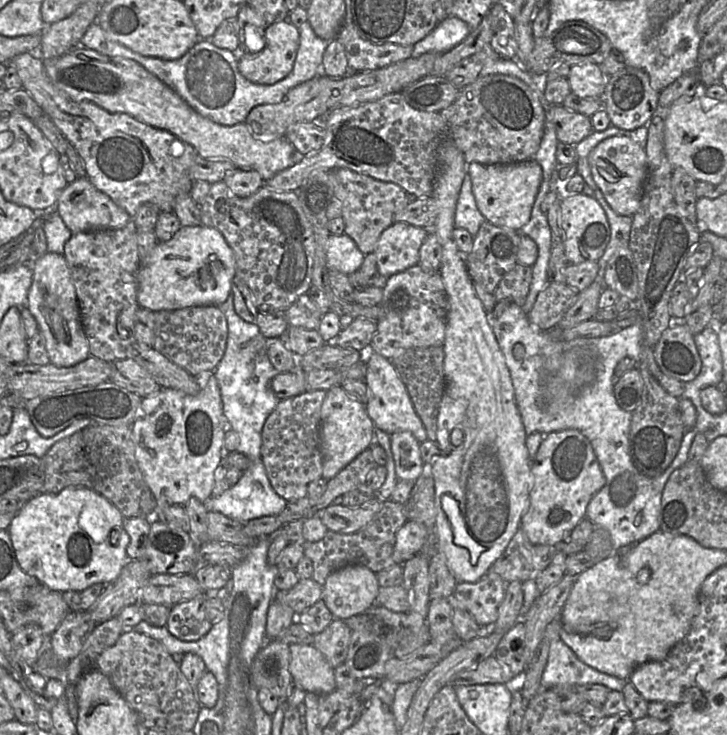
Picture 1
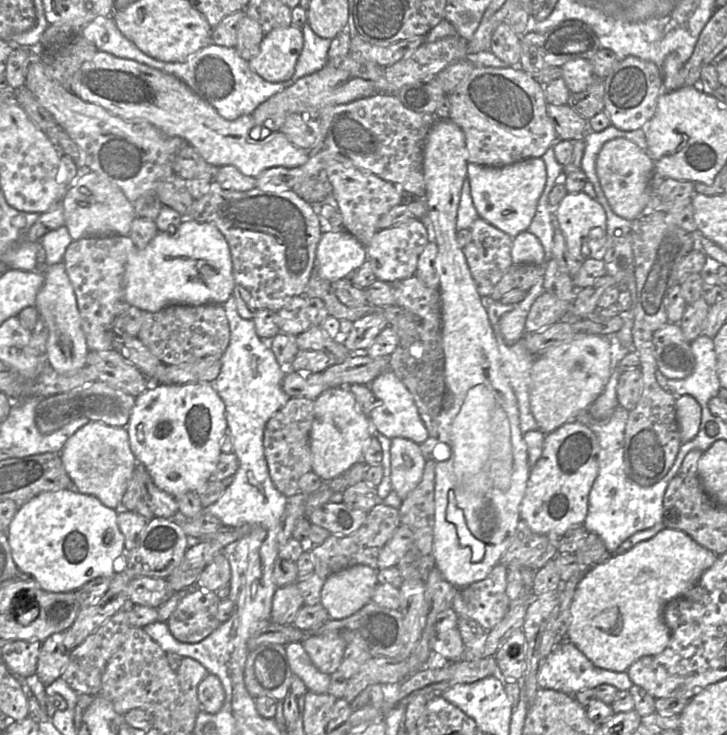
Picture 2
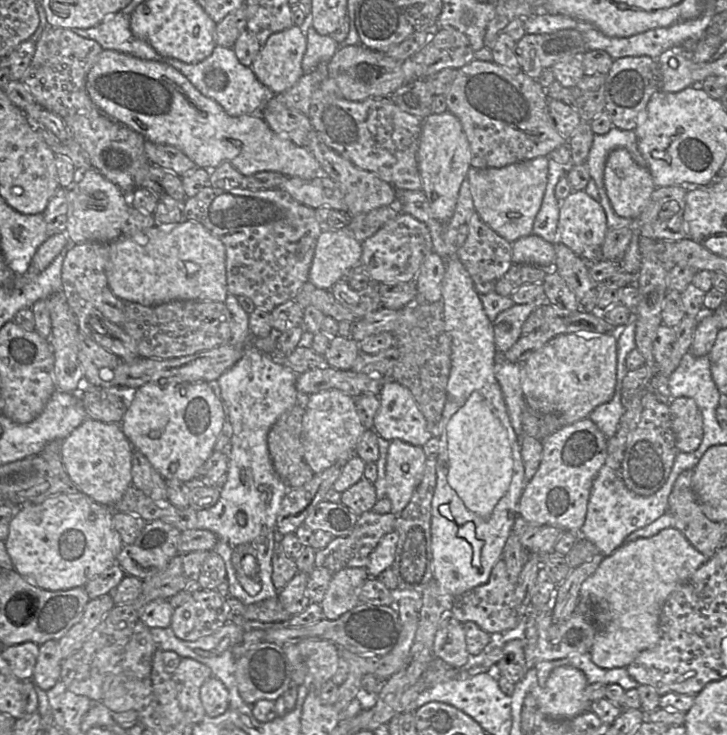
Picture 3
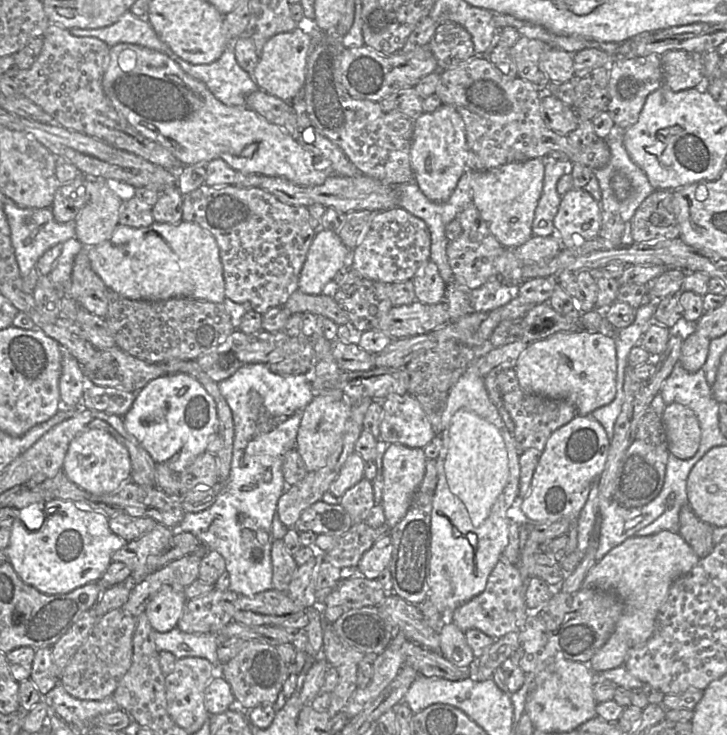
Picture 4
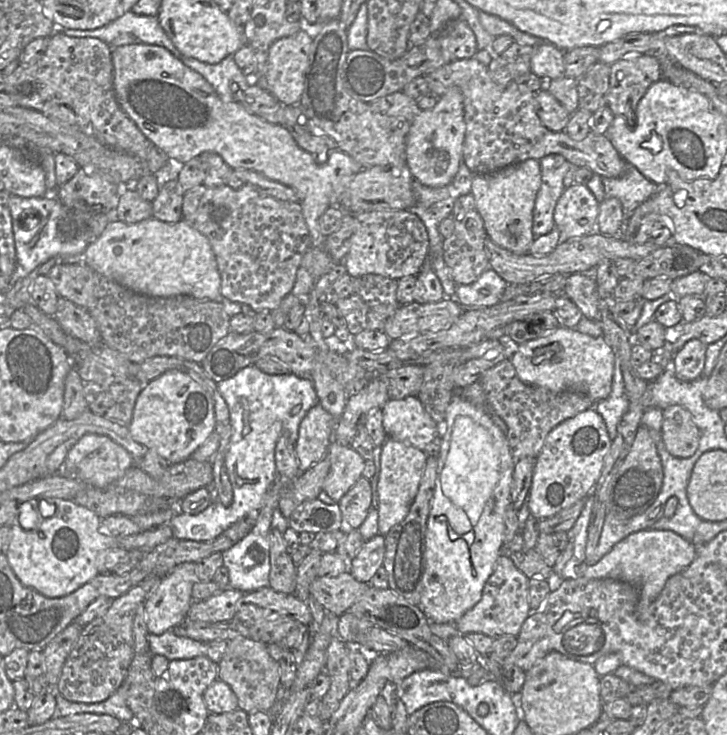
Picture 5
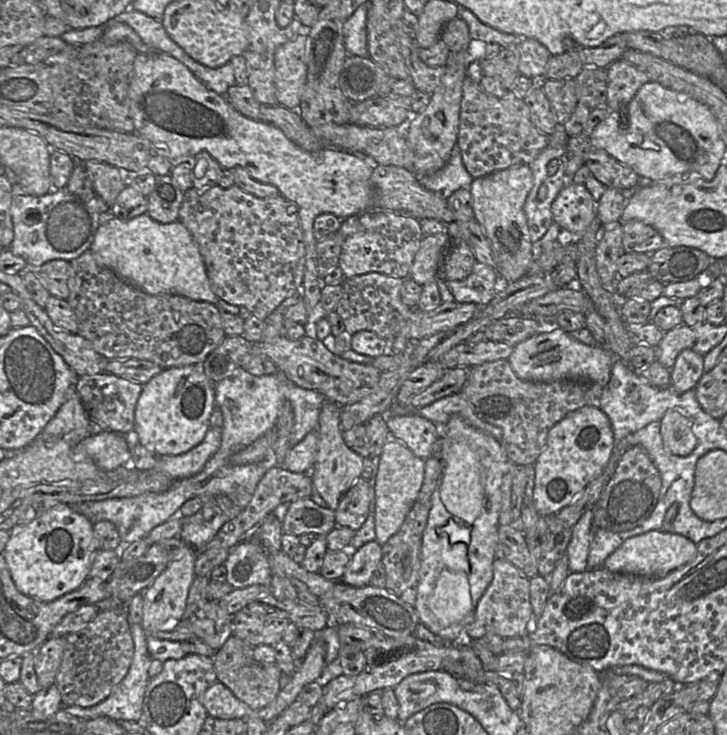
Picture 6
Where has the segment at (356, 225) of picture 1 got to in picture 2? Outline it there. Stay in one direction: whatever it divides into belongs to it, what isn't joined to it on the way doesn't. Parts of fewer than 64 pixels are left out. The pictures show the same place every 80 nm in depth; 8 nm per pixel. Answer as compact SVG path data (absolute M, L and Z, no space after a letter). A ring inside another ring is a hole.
M337 161L330 162L323 175L332 185L332 201L342 216L345 230L365 247L378 231L380 218L405 201L405 195L396 185L350 165Z

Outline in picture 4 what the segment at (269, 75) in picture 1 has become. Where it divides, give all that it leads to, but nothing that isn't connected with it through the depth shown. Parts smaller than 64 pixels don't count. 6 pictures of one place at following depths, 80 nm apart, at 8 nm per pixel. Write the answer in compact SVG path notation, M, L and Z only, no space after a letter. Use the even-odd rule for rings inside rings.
M298 25L294 30L277 34L266 42L253 71L259 89L287 103L292 103L301 95L306 80L307 59L313 47L313 31L313 25L307 28Z

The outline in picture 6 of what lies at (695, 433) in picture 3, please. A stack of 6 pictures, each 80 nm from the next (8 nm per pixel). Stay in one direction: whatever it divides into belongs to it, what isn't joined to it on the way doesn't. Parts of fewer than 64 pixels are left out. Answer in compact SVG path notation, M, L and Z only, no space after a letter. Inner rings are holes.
M682 408L668 409L662 417L660 433L667 452L686 457L697 446L697 438L692 429L692 421Z

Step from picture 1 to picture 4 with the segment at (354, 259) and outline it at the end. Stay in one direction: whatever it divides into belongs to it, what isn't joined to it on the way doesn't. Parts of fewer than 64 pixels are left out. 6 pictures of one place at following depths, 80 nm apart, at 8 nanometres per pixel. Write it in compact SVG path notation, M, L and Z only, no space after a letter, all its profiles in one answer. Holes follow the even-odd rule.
M317 230L300 273L298 290L310 295L331 292L333 279L348 264L350 254L338 233Z

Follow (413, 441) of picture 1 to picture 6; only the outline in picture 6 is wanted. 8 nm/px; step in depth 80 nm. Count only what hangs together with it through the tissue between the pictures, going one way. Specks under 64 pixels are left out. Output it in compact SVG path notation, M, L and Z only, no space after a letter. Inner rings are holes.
M394 438L386 441L379 456L375 484L375 540L380 545L383 546L400 529L422 487L424 469L425 460L414 455L401 441Z

